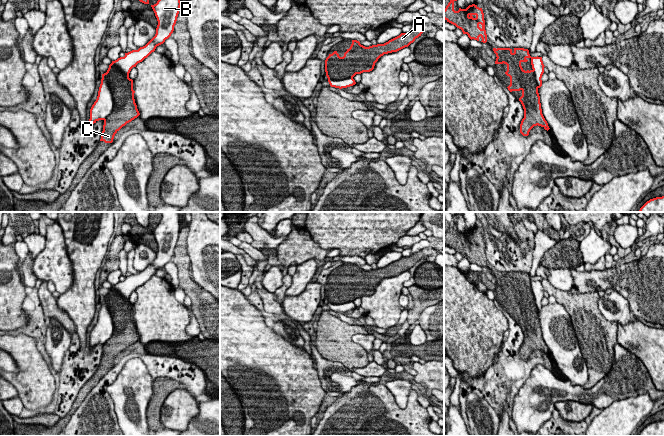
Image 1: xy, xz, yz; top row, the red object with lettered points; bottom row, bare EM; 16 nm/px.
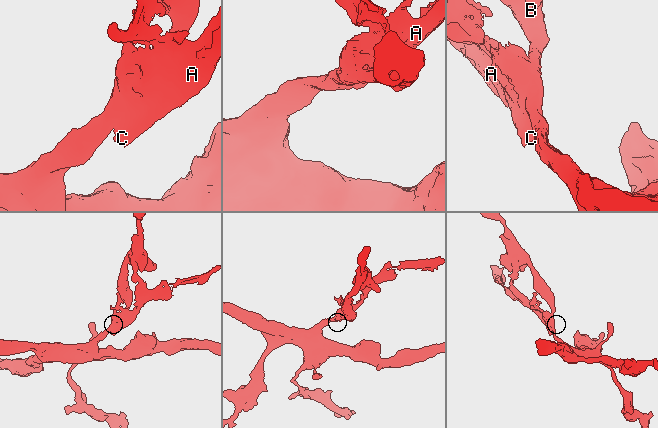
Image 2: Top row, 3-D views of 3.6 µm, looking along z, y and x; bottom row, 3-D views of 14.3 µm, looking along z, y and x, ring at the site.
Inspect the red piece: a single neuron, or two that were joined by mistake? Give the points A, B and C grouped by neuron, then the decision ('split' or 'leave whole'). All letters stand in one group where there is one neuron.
groups A C / B; split

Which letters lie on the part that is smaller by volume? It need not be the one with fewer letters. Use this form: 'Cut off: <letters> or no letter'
Cut off: A, C

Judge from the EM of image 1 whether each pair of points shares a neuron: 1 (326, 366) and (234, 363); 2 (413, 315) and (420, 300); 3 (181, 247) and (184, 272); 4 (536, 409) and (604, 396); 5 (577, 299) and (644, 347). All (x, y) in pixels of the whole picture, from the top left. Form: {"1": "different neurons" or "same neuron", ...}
{"1": "different neurons", "2": "same neuron", "3": "same neuron", "4": "same neuron", "5": "different neurons"}

